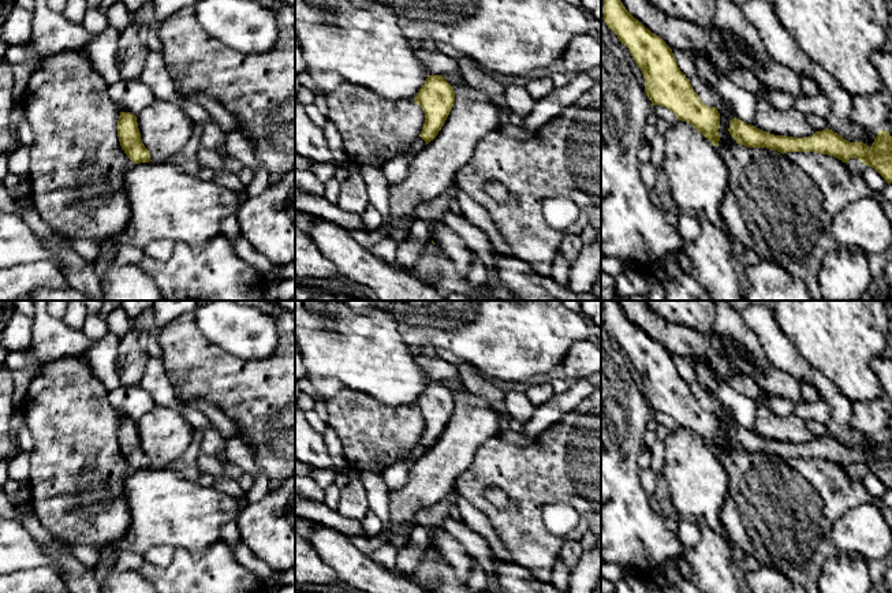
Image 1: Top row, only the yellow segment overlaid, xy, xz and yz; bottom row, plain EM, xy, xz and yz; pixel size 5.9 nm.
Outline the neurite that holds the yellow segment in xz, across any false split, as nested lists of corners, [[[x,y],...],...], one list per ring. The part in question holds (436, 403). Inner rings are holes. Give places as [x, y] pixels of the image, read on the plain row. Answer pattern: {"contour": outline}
{"contour": [[[428,381],[414,407],[425,419],[425,429],[419,443],[428,451],[436,444],[454,413],[454,394],[443,381]]]}

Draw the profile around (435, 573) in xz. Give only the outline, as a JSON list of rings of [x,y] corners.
[[[432,548],[422,559],[418,570],[410,575],[399,574],[433,593],[474,593],[467,583],[462,583],[454,567]]]

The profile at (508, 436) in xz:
[[[511,429],[499,432],[497,436],[505,443],[510,443],[514,445],[530,445],[537,440],[537,437],[530,437],[525,433],[512,432]]]

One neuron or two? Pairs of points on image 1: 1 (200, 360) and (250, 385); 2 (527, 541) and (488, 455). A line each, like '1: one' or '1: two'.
1: one
2: one

